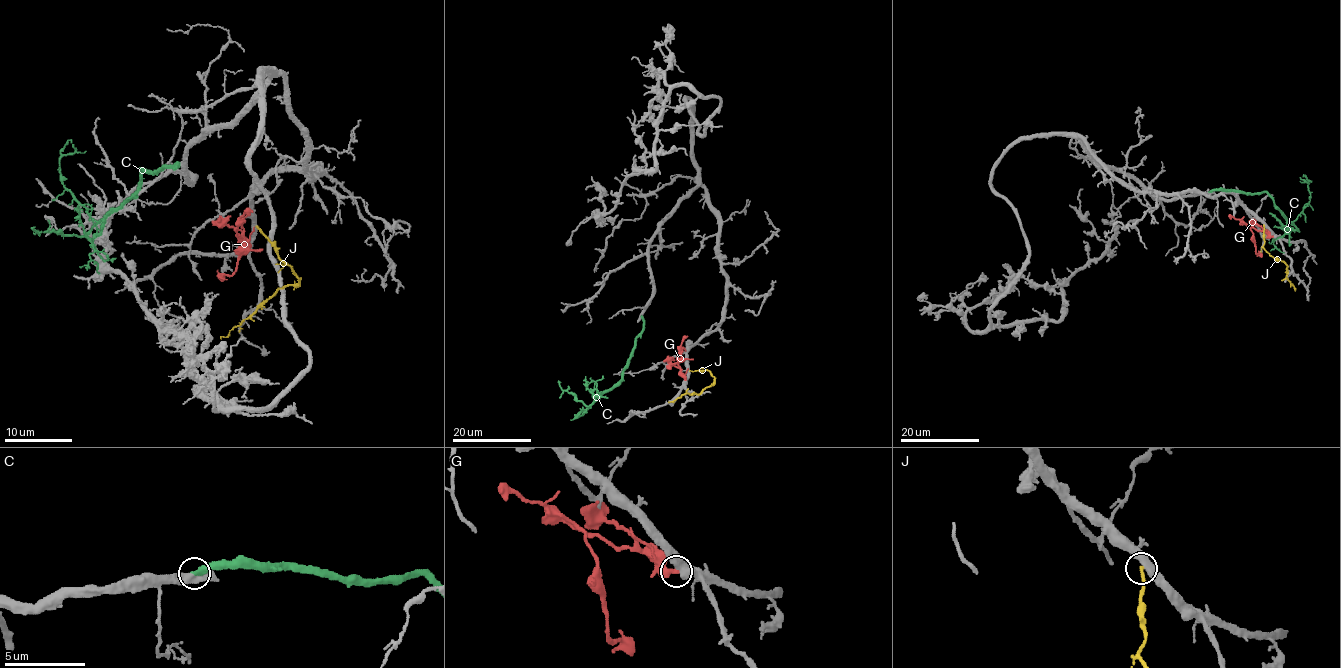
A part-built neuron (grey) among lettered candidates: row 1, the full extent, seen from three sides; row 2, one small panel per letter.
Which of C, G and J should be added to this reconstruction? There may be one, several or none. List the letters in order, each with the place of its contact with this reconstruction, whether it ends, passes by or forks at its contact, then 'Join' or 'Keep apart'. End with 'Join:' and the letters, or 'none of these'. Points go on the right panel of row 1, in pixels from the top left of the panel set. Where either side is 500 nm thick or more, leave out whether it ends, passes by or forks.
C: Touches grey at (1209, 192). It ends there. Join
G: Touches grey at (1272, 236). Keep apart
J: Touches grey at (1264, 225). Keep apart
Join: C

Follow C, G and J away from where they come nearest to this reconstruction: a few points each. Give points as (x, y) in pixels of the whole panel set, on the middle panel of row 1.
C: (641, 316), (643, 331), (636, 338), (632, 355), (620, 380), (576, 417), (590, 407)
G: (685, 379), (678, 364), (678, 356), (681, 355), (678, 362), (666, 365)
J: (690, 370), (708, 370), (715, 381), (698, 394), (685, 393), (668, 402)

